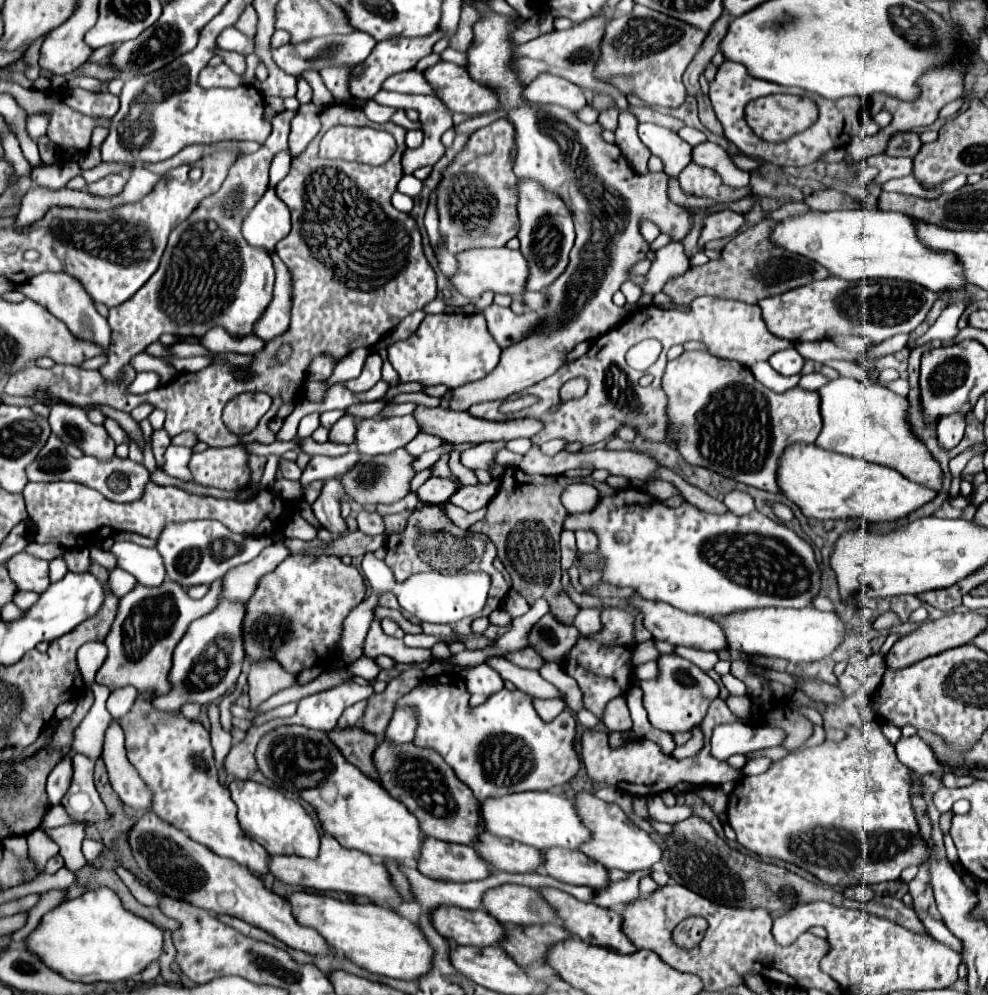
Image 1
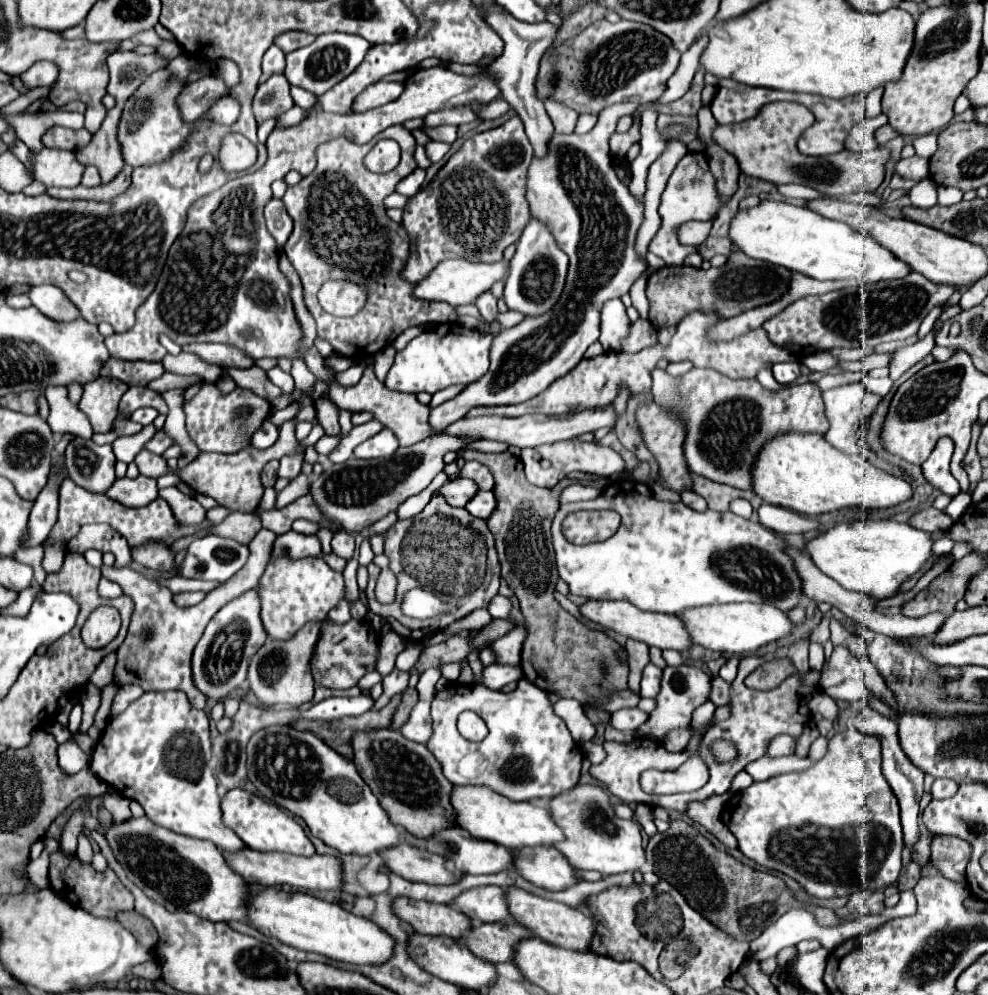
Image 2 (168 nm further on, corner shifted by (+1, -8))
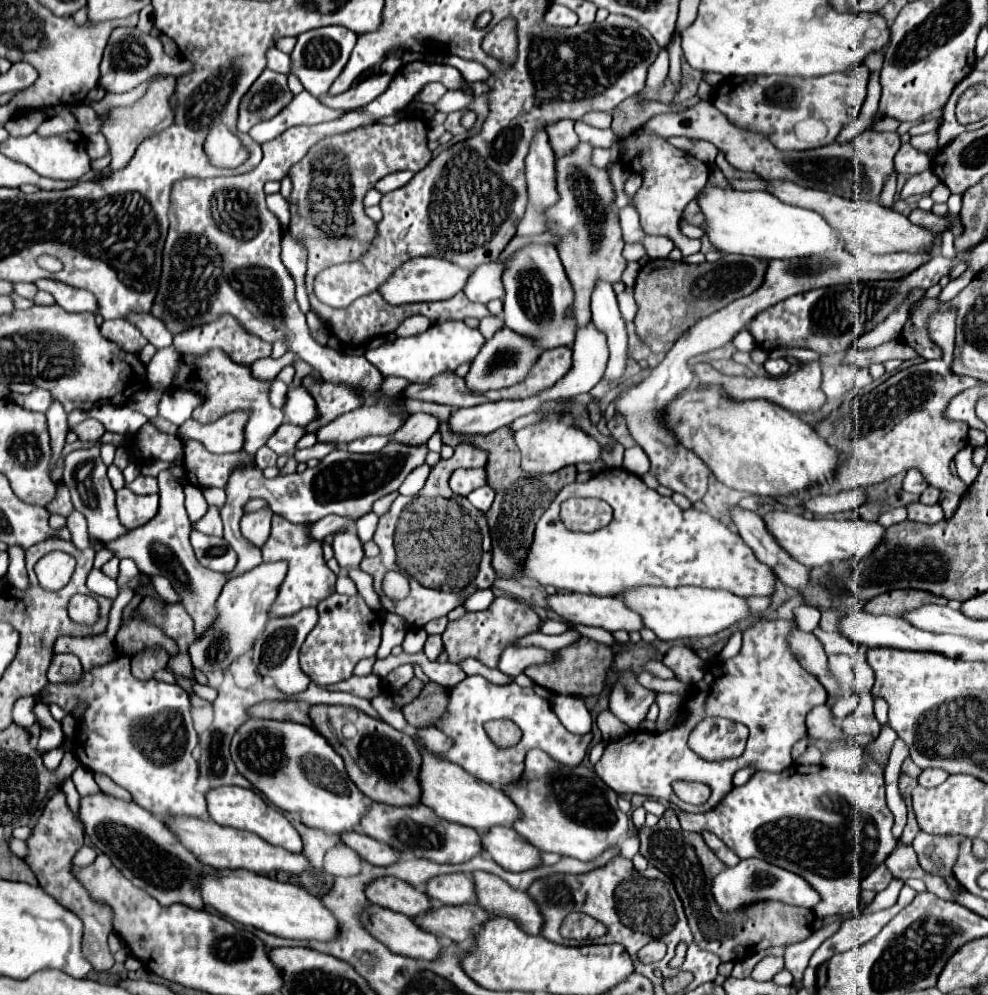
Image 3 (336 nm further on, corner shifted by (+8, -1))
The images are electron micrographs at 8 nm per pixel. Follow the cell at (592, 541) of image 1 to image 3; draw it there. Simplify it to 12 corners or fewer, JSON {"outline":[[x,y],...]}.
{"outline":[[568,499],[560,521],[570,531],[596,531],[612,521],[602,499]]}

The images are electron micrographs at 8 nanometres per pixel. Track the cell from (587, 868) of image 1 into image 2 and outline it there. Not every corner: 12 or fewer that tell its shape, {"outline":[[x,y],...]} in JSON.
{"outline":[[553,846],[513,852],[515,870],[539,888],[579,882]]}

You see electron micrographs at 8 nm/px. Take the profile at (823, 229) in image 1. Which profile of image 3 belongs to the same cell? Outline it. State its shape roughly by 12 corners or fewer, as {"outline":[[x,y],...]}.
{"outline":[[704,187],[720,253],[770,259],[844,249],[816,211],[766,191]]}

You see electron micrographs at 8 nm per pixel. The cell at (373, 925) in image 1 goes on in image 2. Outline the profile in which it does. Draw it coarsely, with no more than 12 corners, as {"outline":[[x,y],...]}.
{"outline":[[263,888],[249,924],[339,962],[383,964],[393,938],[303,892]]}

